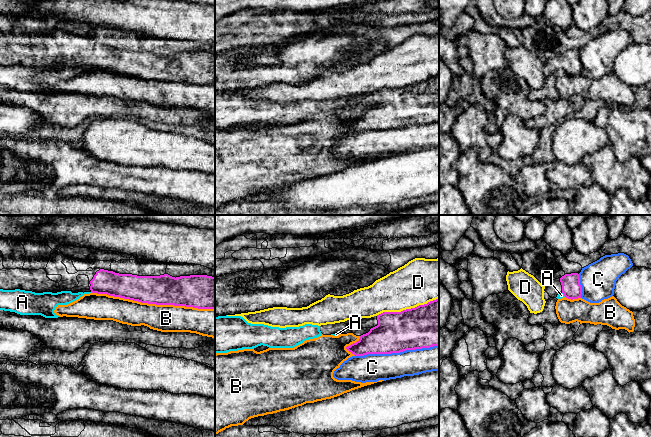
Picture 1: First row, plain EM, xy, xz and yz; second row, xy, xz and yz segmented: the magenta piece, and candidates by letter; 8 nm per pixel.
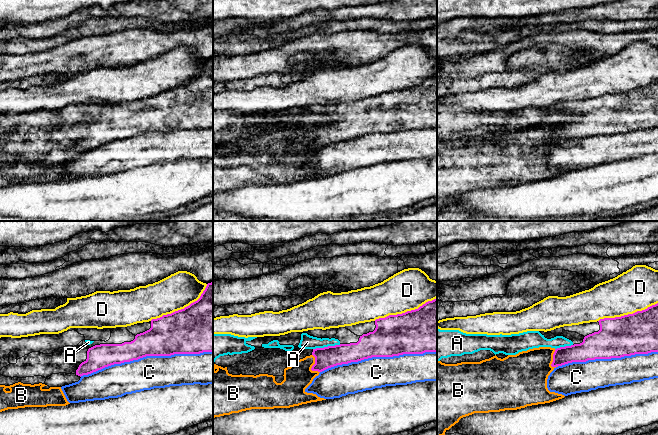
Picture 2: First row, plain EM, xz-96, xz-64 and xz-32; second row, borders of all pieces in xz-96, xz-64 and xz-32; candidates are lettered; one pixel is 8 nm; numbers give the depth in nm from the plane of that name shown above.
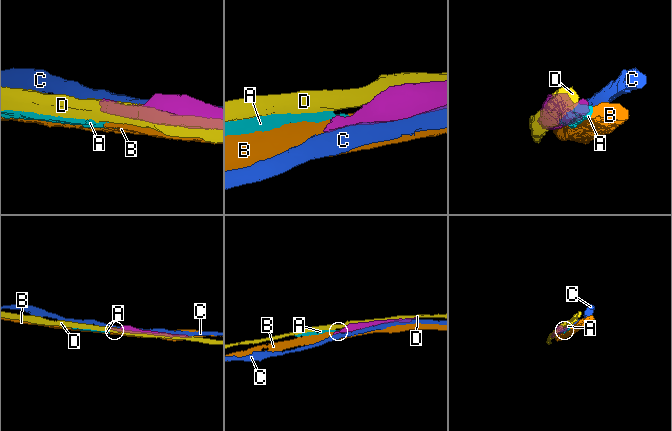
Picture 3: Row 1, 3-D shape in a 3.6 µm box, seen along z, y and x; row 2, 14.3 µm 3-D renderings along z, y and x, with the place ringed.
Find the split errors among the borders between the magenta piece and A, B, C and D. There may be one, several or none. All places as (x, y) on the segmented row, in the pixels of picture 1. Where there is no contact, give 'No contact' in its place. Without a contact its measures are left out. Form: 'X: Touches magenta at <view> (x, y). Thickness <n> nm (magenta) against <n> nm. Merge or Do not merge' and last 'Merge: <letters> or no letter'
A: Touches magenta at yz (563, 293). Thickness 160 nm (magenta) against 50 nm. Do not merge
B: Touches magenta at xy (153, 303). Thickness 240 nm (magenta) against 220 nm. Do not merge
C: Touches magenta at xz (396, 352). Thickness 340 nm (magenta) against 220 nm. Do not merge
D: Touches magenta at xz (407, 309). Thickness 360 nm (magenta) against 360 nm. Do not merge
Merge: no letter

